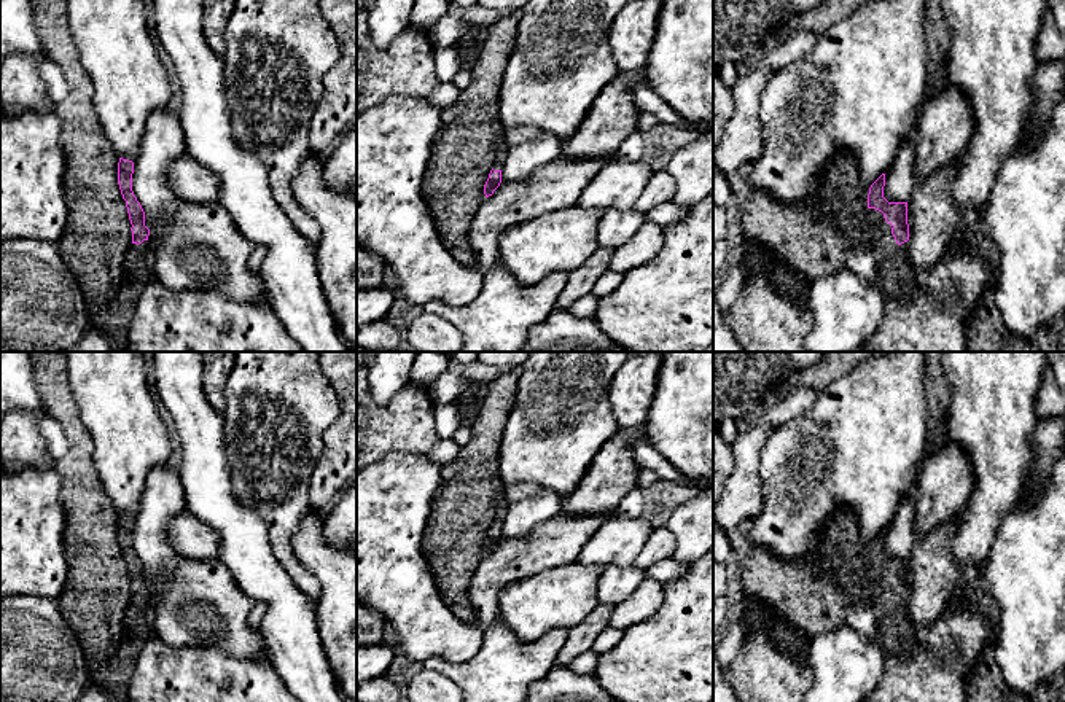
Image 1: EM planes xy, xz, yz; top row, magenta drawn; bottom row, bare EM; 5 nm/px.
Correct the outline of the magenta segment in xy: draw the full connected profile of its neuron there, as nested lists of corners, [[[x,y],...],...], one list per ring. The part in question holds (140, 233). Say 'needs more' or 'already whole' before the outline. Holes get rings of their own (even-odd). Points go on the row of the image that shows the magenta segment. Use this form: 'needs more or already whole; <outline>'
needs more; [[[119,158],[118,185],[123,199],[126,201],[132,224],[132,245],[127,248],[123,263],[124,282],[115,299],[89,310],[89,326],[99,328],[111,336],[113,352],[123,352],[123,334],[134,317],[135,299],[142,288],[153,279],[148,269],[146,253],[143,250],[150,229],[145,226],[145,212],[132,191],[132,174],[134,162]]]

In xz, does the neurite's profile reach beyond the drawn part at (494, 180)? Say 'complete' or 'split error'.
split error

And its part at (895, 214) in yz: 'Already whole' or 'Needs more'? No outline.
Needs more

